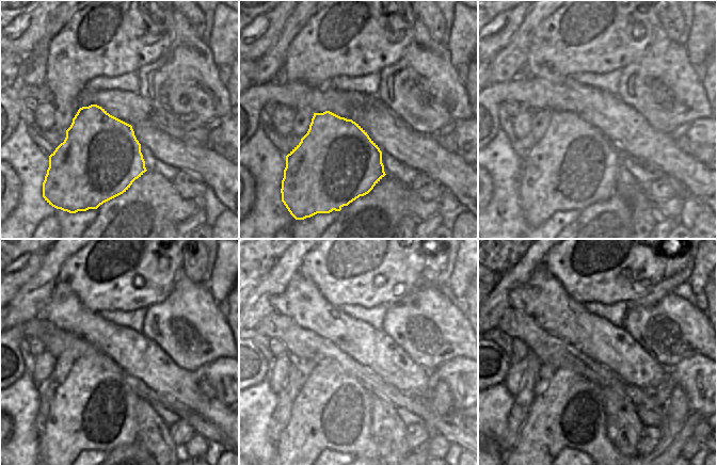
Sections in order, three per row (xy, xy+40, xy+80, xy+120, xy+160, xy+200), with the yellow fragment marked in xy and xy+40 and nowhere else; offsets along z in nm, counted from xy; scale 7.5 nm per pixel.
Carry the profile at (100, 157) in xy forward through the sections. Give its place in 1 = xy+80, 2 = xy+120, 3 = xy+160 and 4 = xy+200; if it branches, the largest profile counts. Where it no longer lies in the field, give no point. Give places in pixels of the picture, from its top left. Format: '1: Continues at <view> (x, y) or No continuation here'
1: Continues at xy+80 (573, 164)
2: Continues at xy+120 (92, 406)
3: Continues at xy+160 (331, 409)
4: Continues at xy+200 (571, 412)

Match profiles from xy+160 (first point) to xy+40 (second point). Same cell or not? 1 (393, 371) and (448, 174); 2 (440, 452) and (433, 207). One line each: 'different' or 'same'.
1: same
2: same

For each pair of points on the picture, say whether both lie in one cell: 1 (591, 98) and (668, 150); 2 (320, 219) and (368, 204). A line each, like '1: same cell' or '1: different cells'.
1: same cell
2: different cells

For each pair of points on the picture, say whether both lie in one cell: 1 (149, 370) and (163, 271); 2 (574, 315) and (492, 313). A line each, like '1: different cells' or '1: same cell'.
1: different cells
2: different cells

